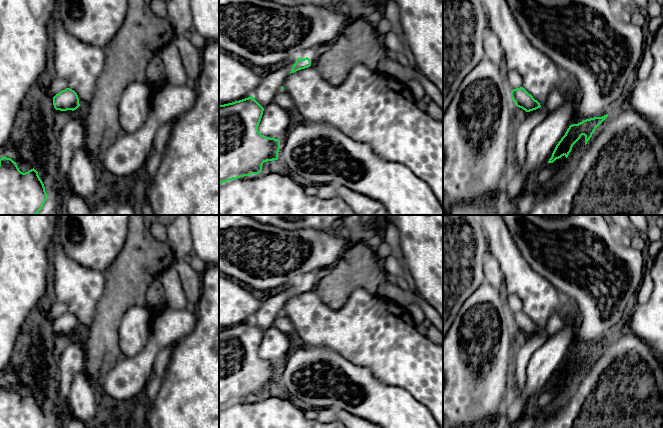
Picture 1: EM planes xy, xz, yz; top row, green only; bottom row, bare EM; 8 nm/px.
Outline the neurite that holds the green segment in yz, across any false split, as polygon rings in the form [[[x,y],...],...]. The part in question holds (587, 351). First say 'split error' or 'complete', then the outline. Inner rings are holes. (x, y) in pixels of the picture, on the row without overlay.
complete; [[[608,338],[602,341],[594,341],[590,343],[583,344],[578,348],[572,348],[567,353],[565,359],[556,369],[551,382],[548,387],[553,387],[556,383],[562,380],[568,381],[572,374],[573,369],[581,362],[582,359],[585,360],[585,369],[592,361],[592,358],[596,352],[608,341]]]

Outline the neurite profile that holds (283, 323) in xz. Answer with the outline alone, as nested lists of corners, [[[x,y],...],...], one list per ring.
[[[280,314],[276,318],[275,326],[280,331],[287,333],[287,334],[290,334],[291,332],[295,330],[291,320],[283,314]]]

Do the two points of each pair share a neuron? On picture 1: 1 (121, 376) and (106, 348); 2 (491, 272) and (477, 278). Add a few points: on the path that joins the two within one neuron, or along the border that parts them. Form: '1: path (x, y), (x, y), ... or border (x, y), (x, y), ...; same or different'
1: border (123, 357), (103, 377), (101, 383); different
2: border (482, 266), (484, 278); different

